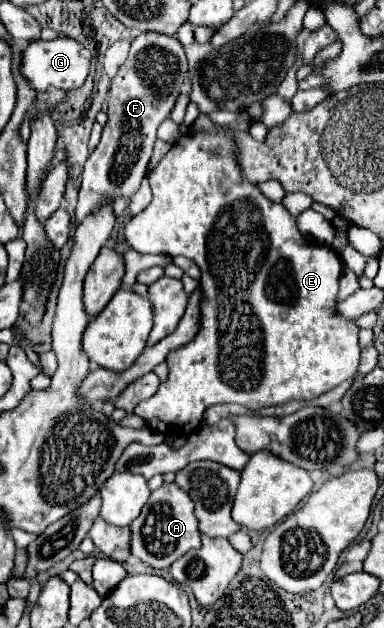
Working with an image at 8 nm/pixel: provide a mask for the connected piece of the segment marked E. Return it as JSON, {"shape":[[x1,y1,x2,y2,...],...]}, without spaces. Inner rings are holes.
{"shape":[[187,133,183,135,171,151,159,161,155,171,149,175,151,191,153,191,153,201,149,203,147,209,137,213,125,227,125,239,127,243,139,251,139,253,163,253,163,255,183,255,191,261,195,261,201,269,201,329,191,339,191,343,169,351,167,355,167,367,169,367,169,377,165,383,159,385,159,391,147,399,141,401,135,407,135,415,139,415,149,429,161,431,165,437,179,437,179,435,191,435,199,425,201,417,207,407,217,405,217,403,241,403,247,409,261,409,261,407,271,407,271,405,283,405,289,401,313,401,319,395,335,389,343,381,351,381,357,377,359,369,359,327,353,321,345,321,343,317,335,315,333,307,337,303,337,293,339,293,339,278,343,271,343,263,337,257,337,253,323,243,317,243,311,239,311,243,299,233,295,225,295,217,287,213,287,209,279,203,269,201,263,197,263,193,257,189,257,185,251,185,241,177,241,171,237,167,237,161,233,157,233,141,227,135,207,135,207,133]]}

